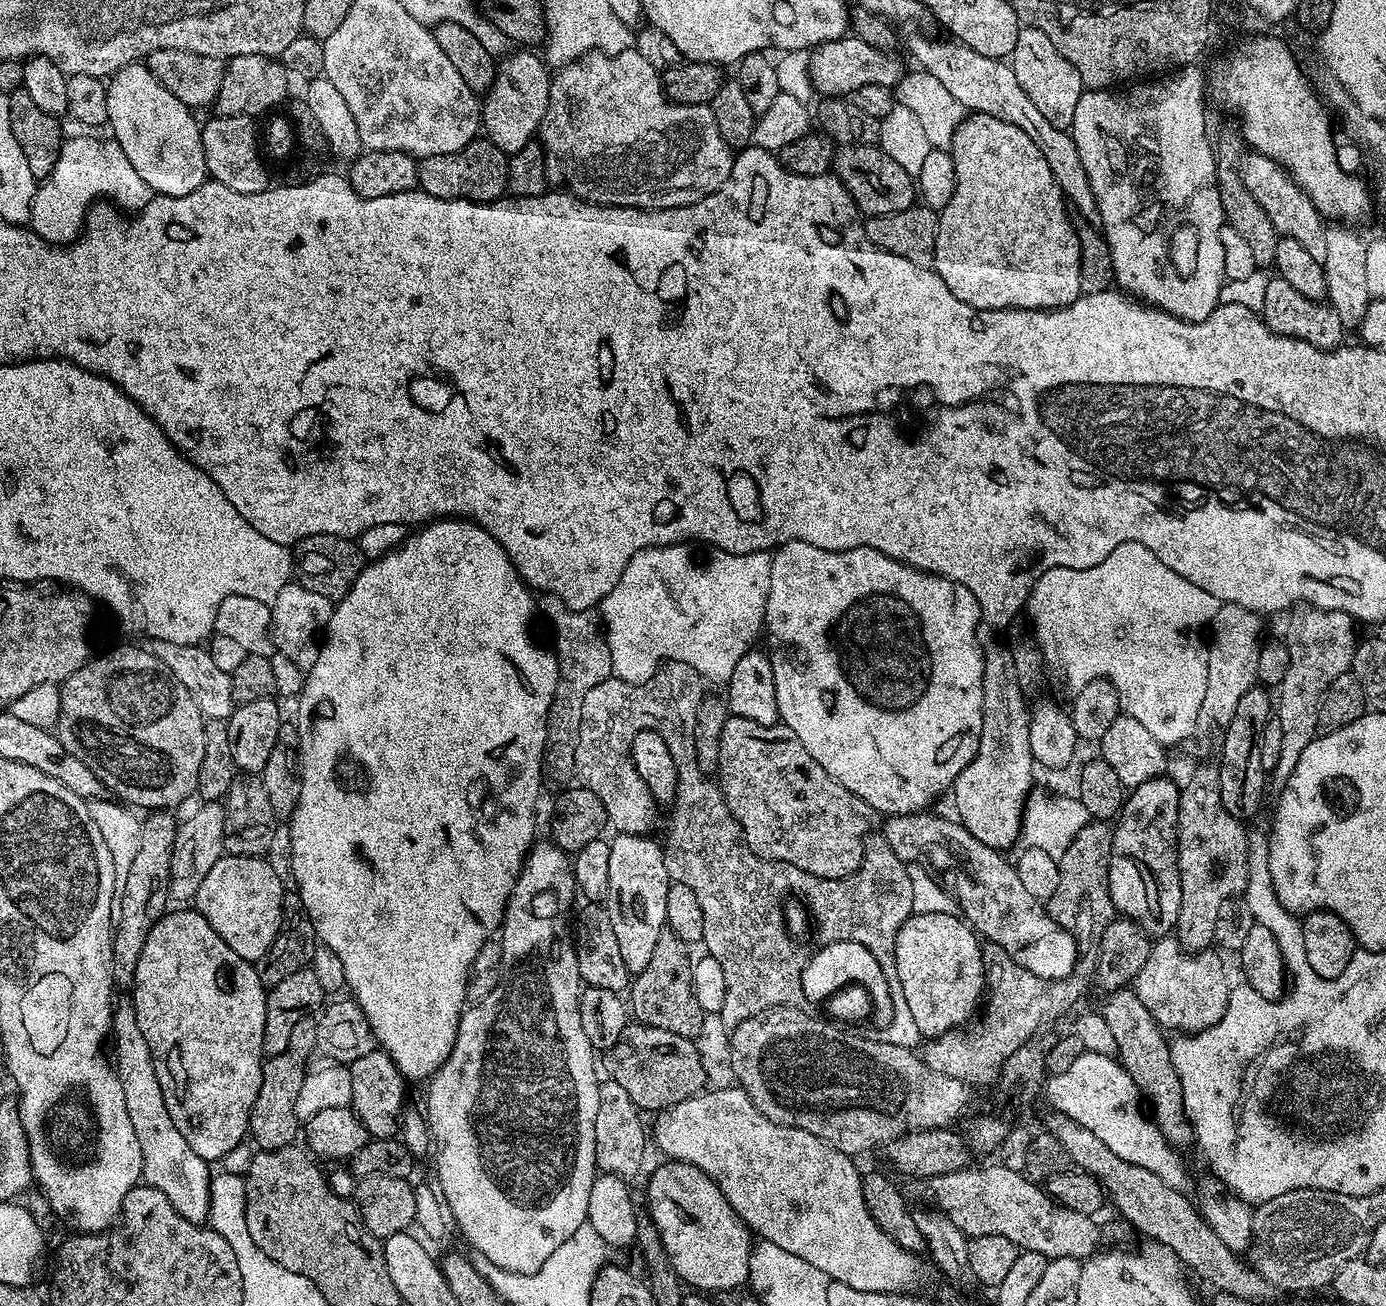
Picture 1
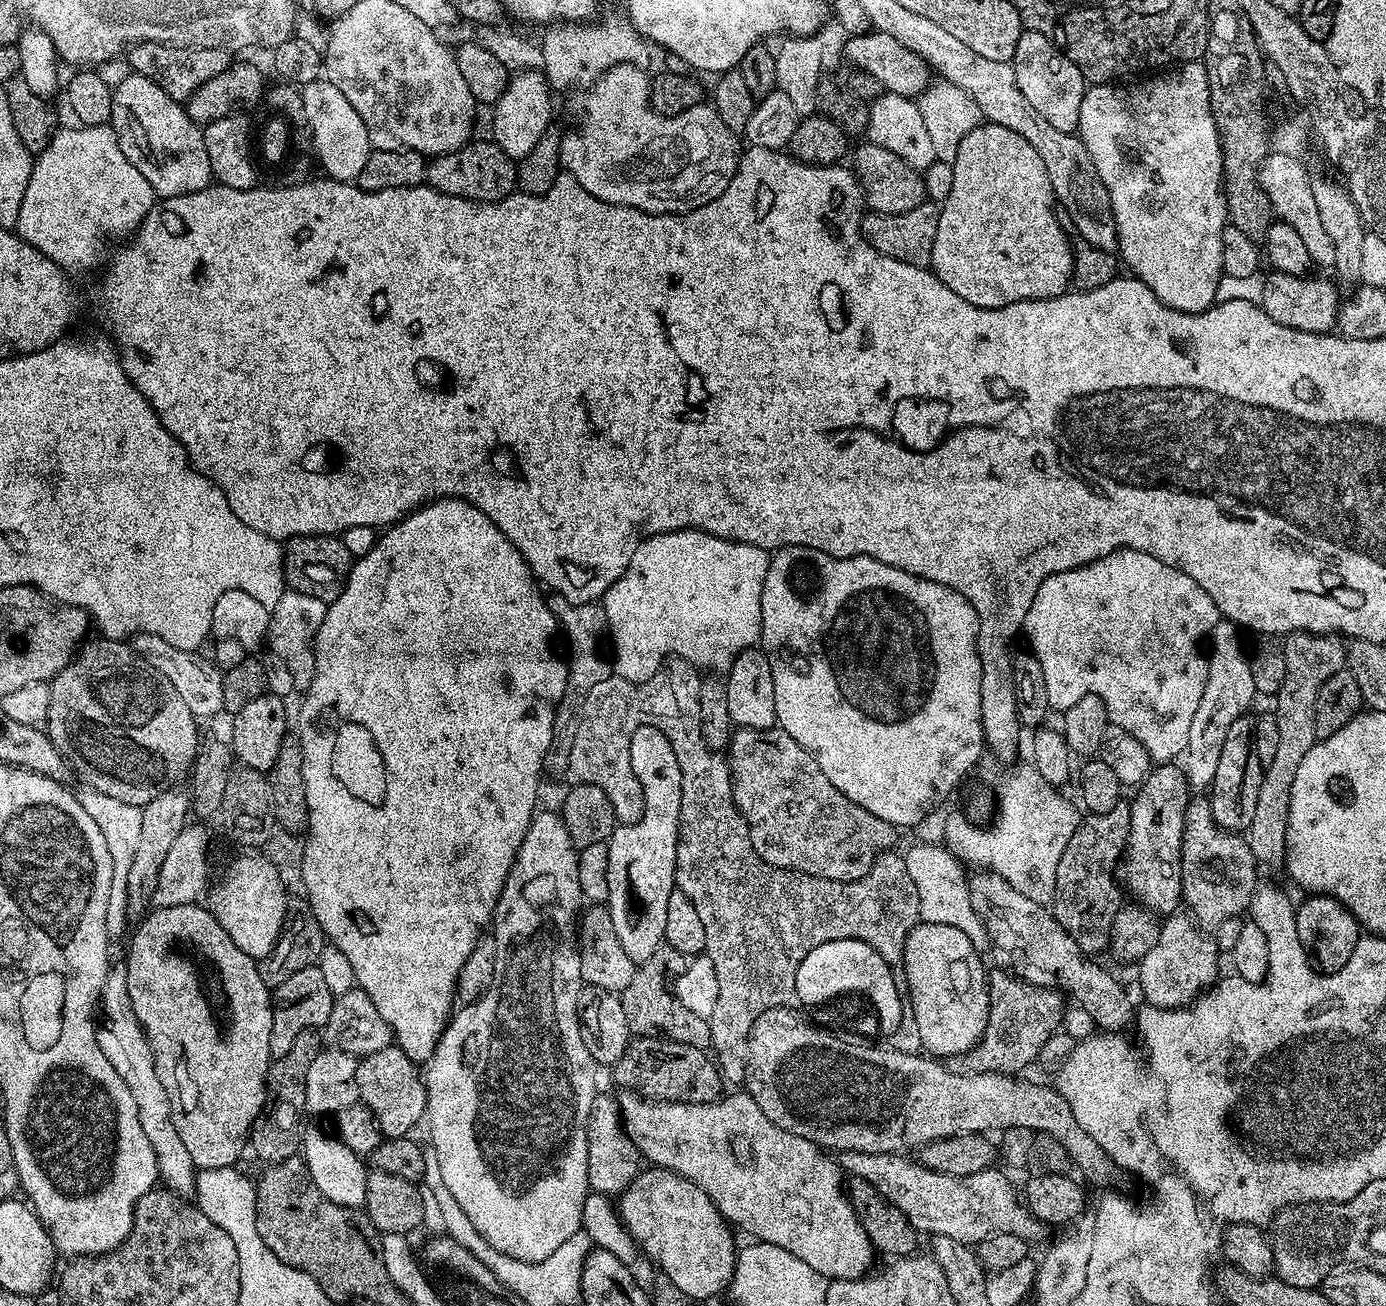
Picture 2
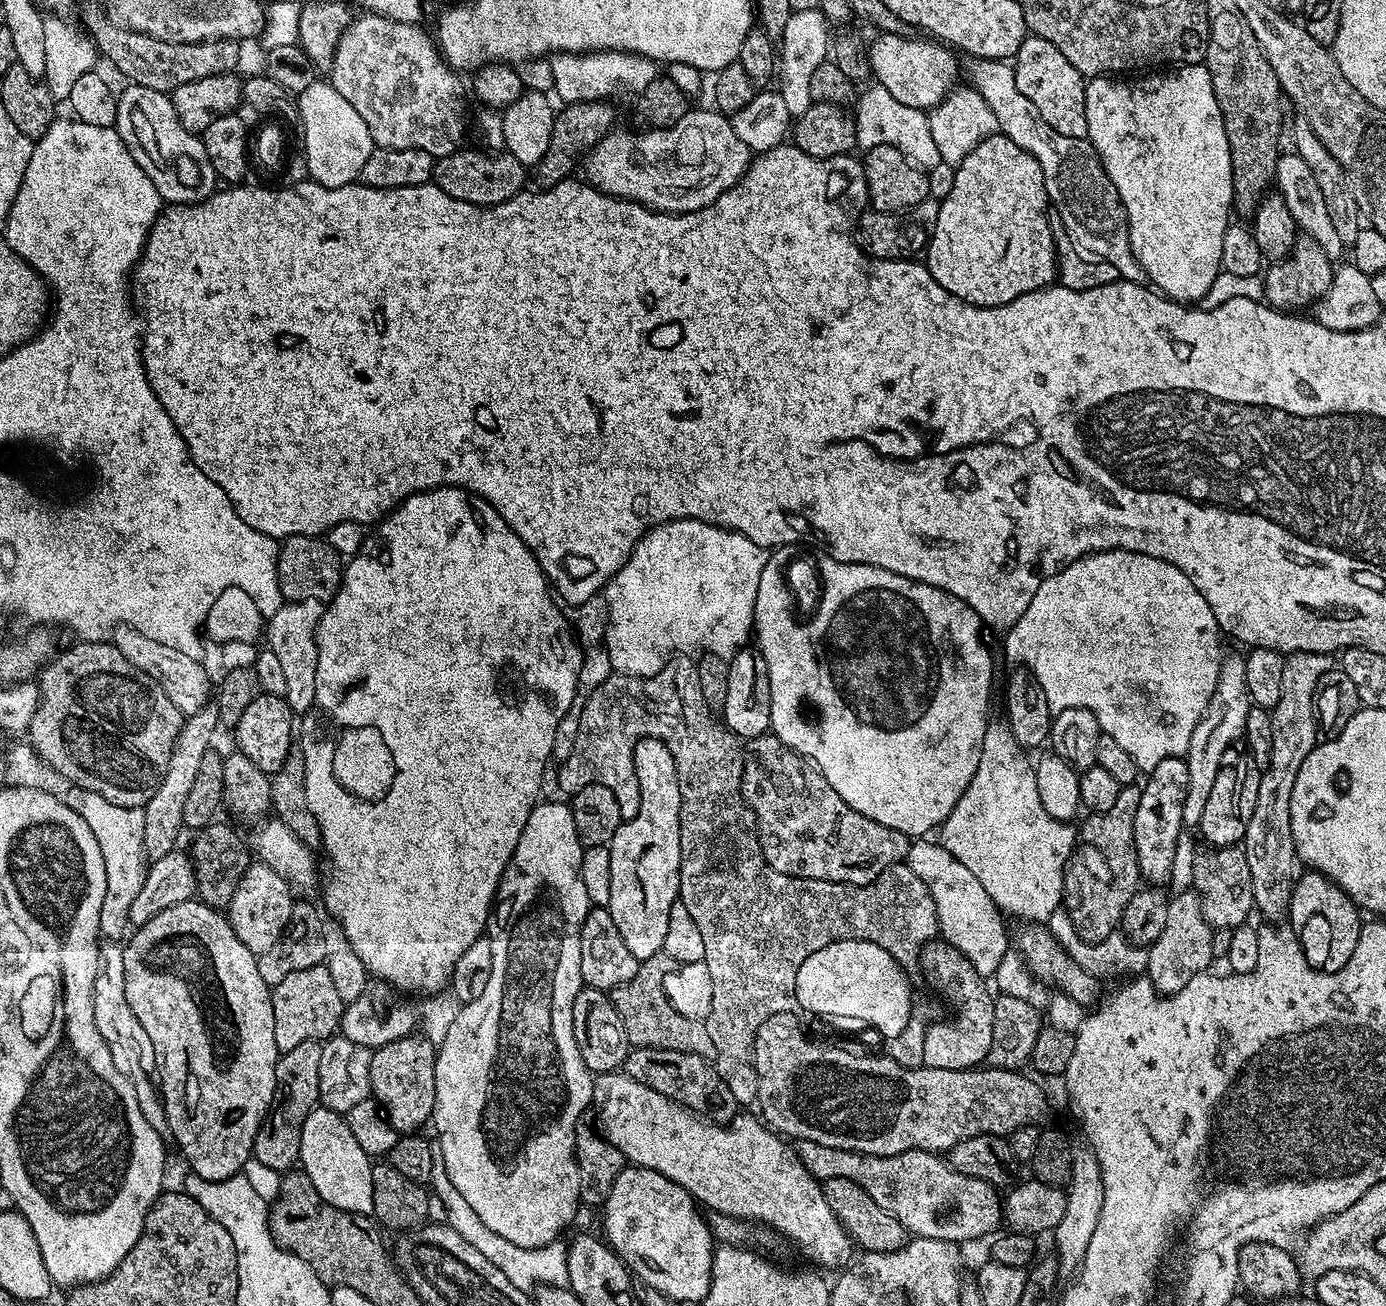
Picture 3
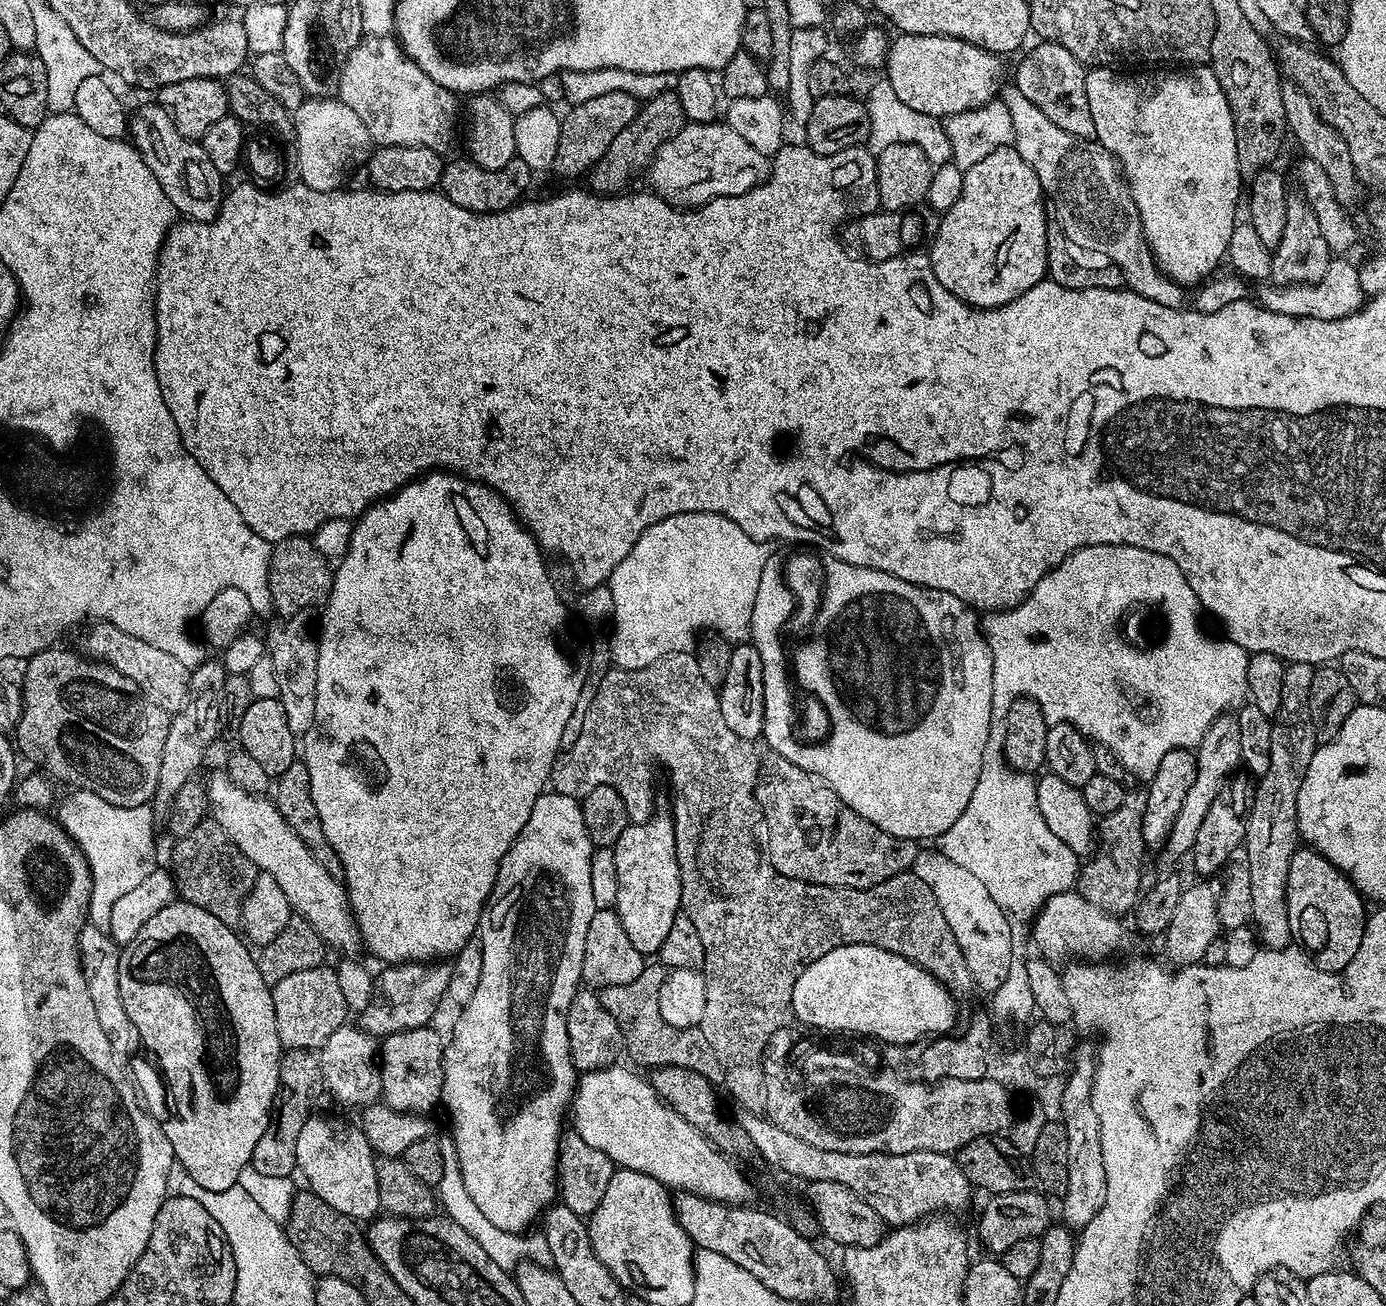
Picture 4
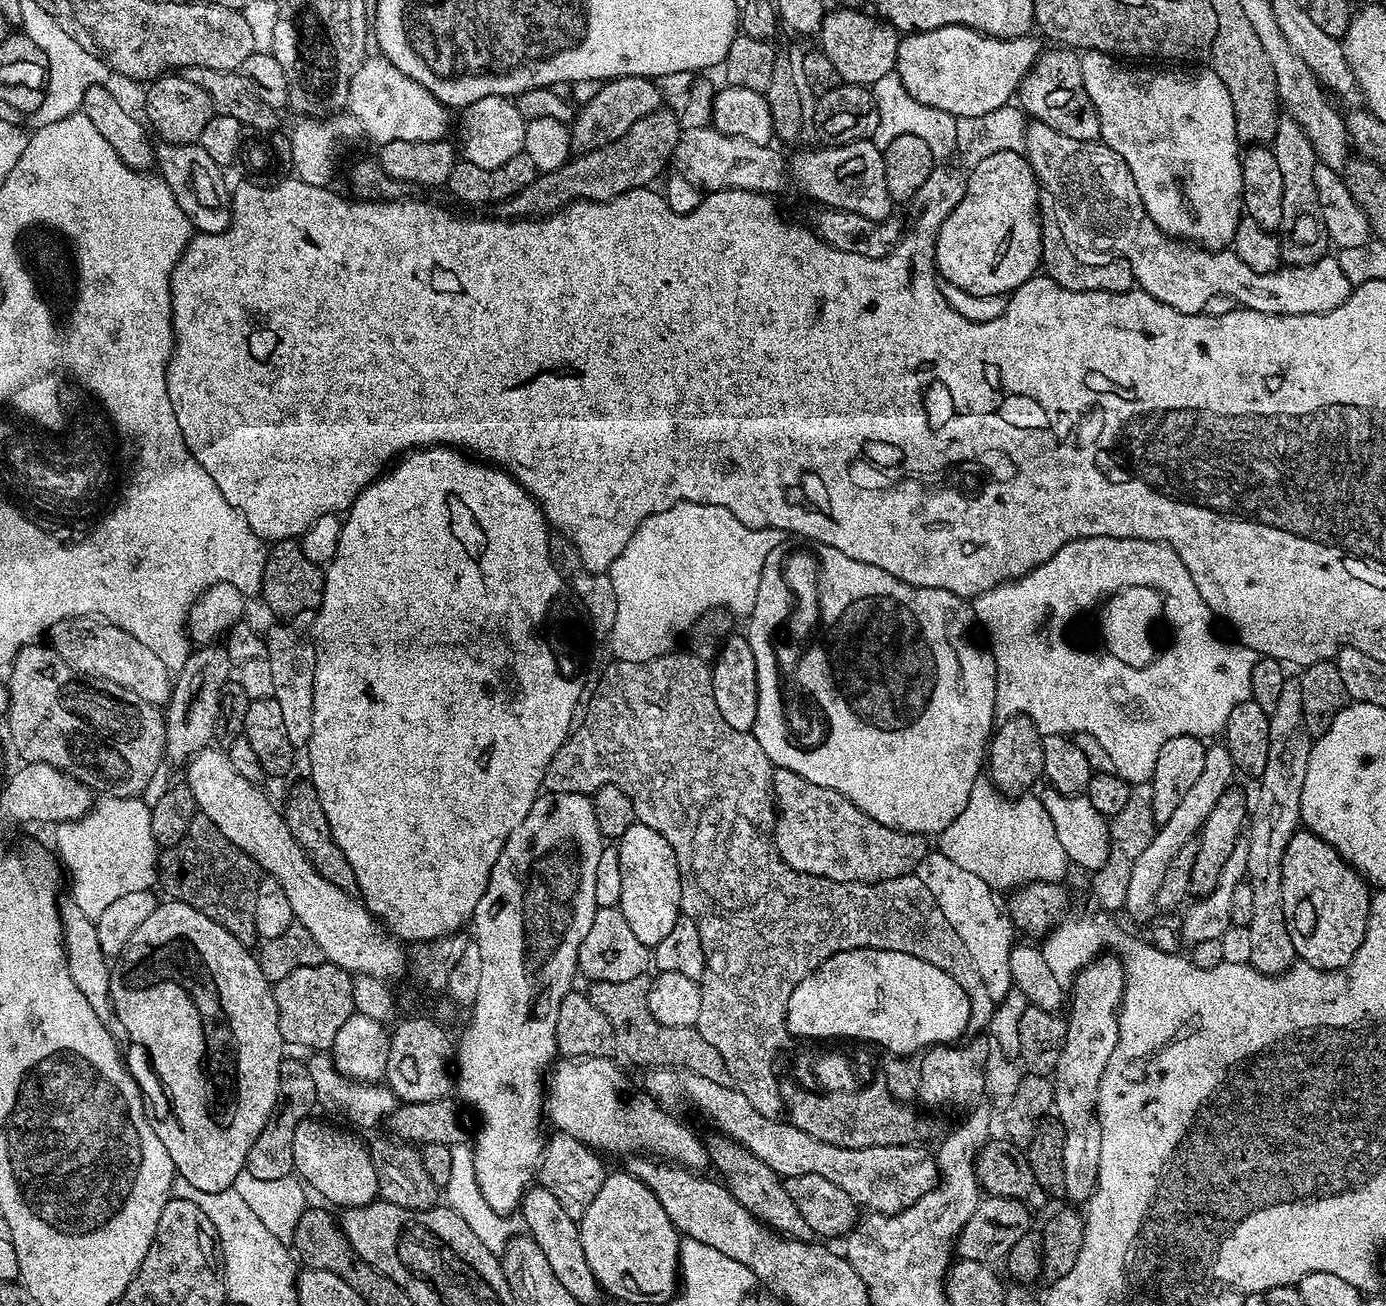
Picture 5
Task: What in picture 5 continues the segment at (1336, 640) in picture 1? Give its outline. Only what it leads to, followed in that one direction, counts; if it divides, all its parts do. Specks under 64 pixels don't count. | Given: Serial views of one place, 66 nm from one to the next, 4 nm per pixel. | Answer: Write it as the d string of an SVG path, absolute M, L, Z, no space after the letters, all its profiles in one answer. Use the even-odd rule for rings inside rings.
M1296 678L1285 679L1278 706L1270 713L1270 758L1266 758L1266 770L1258 778L1260 793L1256 804L1250 808L1250 823L1246 828L1248 842L1248 874L1246 882L1254 894L1254 914L1247 928L1250 930L1250 963L1267 976L1279 976L1292 967L1297 959L1294 942L1290 942L1290 930L1284 921L1282 906L1282 854L1290 846L1290 838L1301 827L1302 782L1306 782L1306 770L1310 762L1310 750L1314 737L1306 730L1306 718L1302 714L1302 690Z

